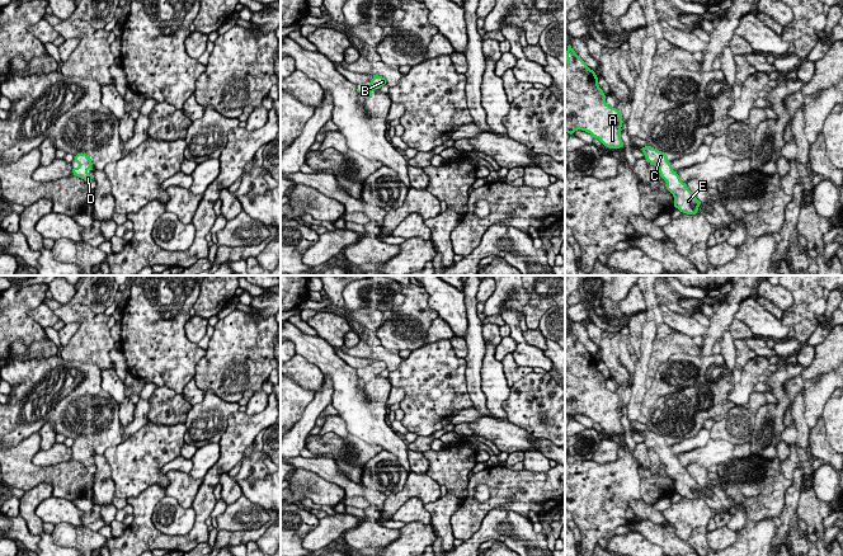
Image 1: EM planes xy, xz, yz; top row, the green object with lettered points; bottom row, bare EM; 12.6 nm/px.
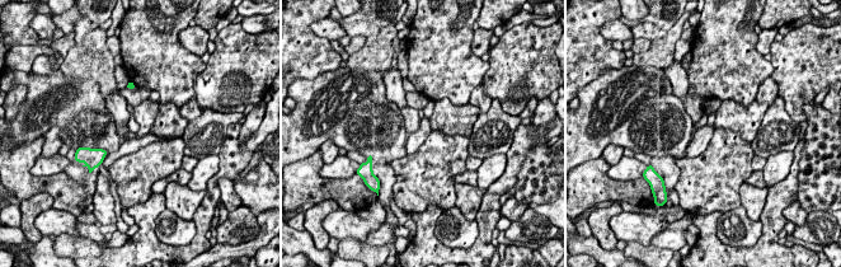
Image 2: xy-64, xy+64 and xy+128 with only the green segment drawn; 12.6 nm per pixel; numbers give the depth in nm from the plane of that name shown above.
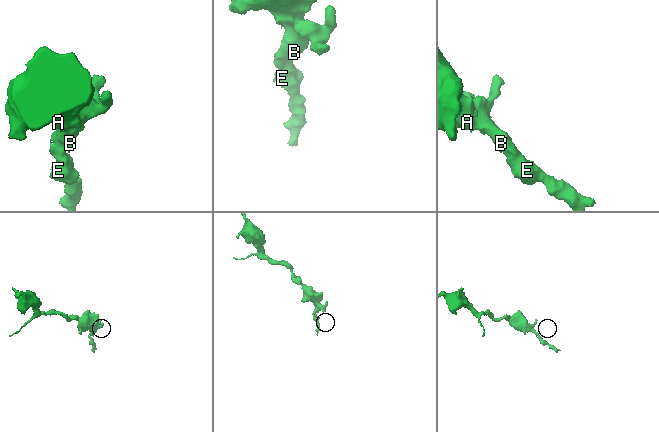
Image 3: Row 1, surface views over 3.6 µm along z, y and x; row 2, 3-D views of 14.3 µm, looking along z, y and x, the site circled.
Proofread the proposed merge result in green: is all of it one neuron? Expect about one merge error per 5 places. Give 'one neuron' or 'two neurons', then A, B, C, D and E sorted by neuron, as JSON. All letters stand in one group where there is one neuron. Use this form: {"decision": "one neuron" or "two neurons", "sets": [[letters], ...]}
{"decision": "one neuron", "sets": [["A", "B", "C", "D", "E"]]}

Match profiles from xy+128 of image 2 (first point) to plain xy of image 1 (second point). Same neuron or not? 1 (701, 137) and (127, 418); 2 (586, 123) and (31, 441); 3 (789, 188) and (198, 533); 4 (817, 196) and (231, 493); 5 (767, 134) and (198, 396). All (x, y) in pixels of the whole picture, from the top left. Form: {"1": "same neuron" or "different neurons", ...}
{"1": "different neurons", "2": "different neurons", "3": "same neuron", "4": "different neurons", "5": "different neurons"}

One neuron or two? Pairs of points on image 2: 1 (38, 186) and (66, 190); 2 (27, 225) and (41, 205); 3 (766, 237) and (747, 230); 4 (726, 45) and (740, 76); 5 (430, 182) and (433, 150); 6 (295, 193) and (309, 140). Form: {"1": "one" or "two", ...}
{"1": "one", "2": "one", "3": "two", "4": "one", "5": "one", "6": "two"}

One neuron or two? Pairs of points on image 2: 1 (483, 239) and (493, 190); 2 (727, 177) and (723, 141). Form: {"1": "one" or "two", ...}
{"1": "one", "2": "one"}

